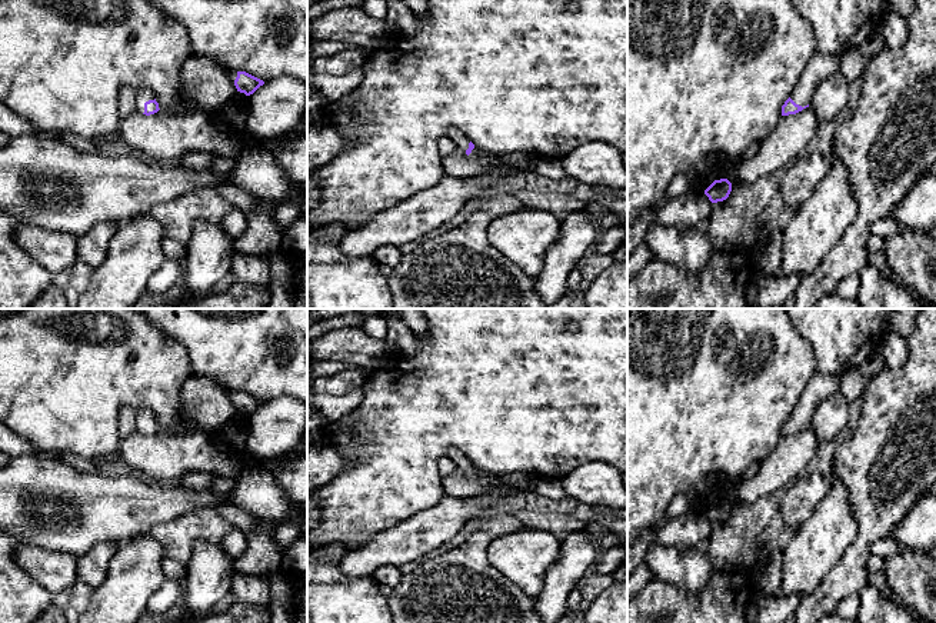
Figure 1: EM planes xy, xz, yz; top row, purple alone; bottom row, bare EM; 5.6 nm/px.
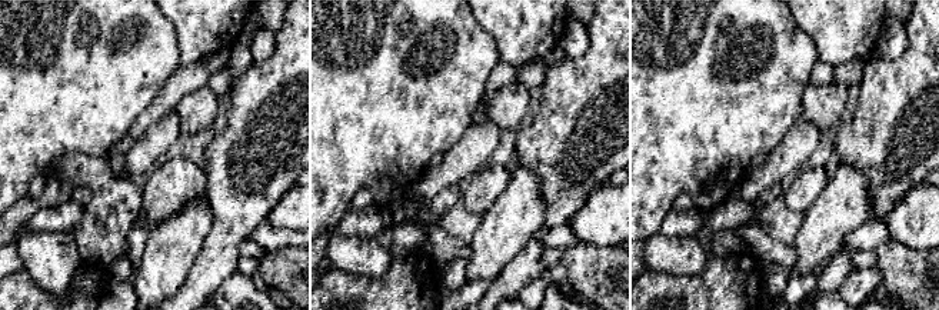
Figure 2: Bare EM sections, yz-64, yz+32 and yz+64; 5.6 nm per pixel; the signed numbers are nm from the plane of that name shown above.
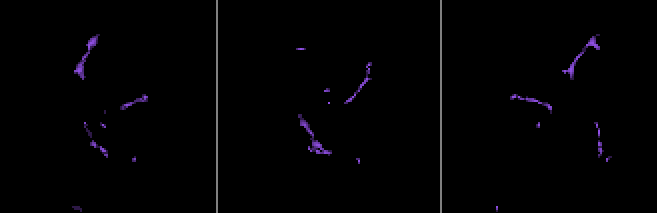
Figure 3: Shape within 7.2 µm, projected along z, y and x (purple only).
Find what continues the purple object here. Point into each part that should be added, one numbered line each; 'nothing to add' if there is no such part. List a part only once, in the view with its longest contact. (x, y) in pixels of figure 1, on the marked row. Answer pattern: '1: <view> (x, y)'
1: xy (143, 95)

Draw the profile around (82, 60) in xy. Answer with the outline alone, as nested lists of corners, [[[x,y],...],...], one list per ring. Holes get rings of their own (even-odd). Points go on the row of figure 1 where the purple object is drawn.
[[[0,0],[0,101],[43,133],[71,133],[96,143],[117,136],[121,123],[119,96],[124,86],[130,86],[136,93],[140,89],[151,90],[163,111],[180,116],[199,111],[184,94],[181,83],[181,66],[191,54],[191,41],[184,26],[150,0]]]

